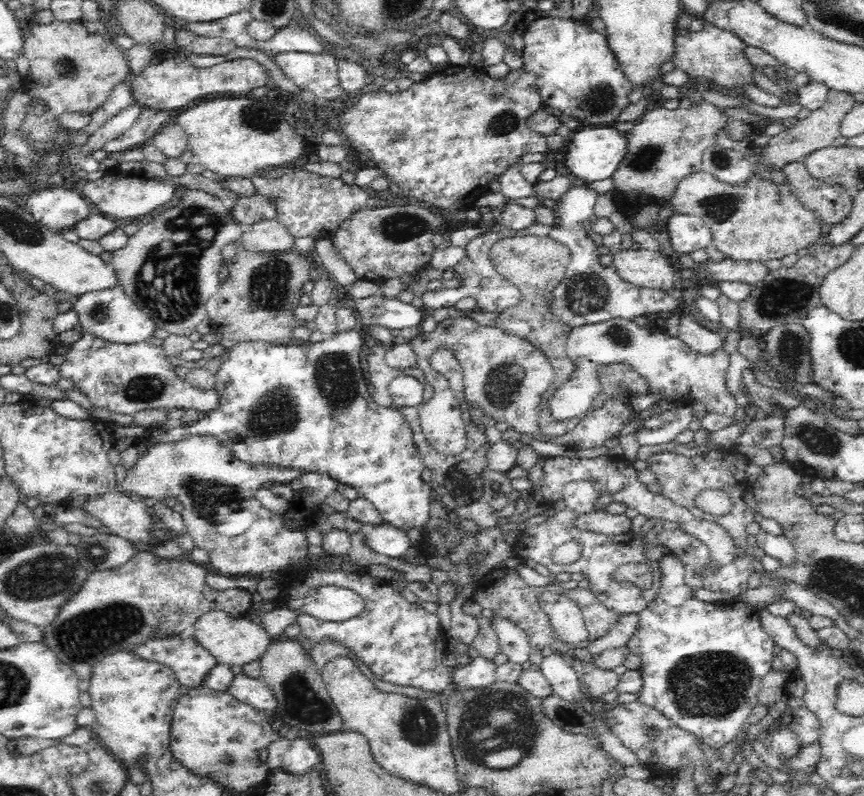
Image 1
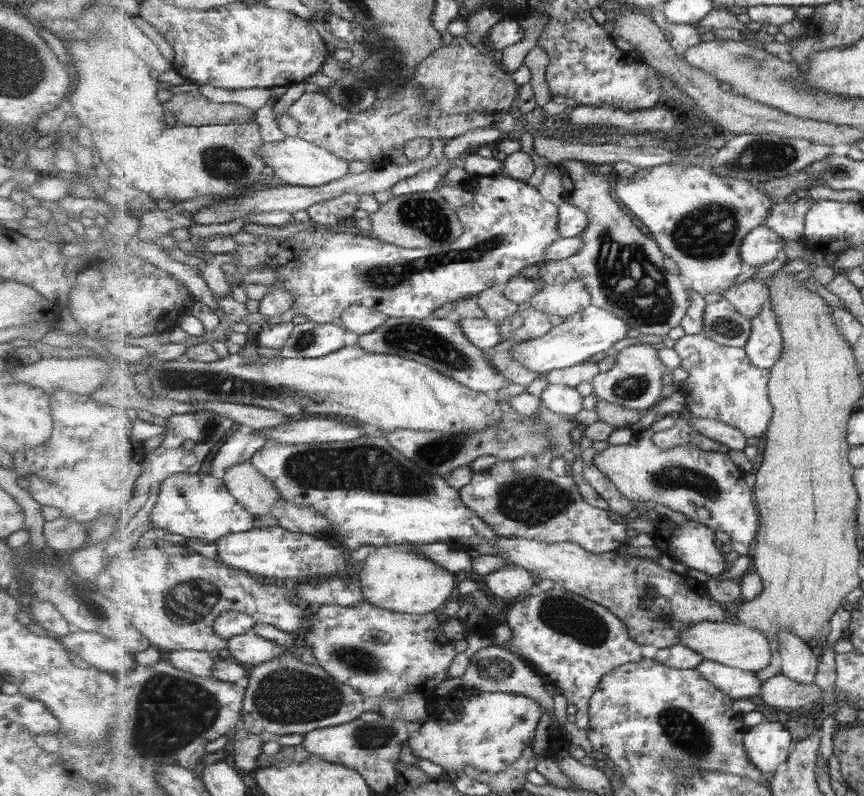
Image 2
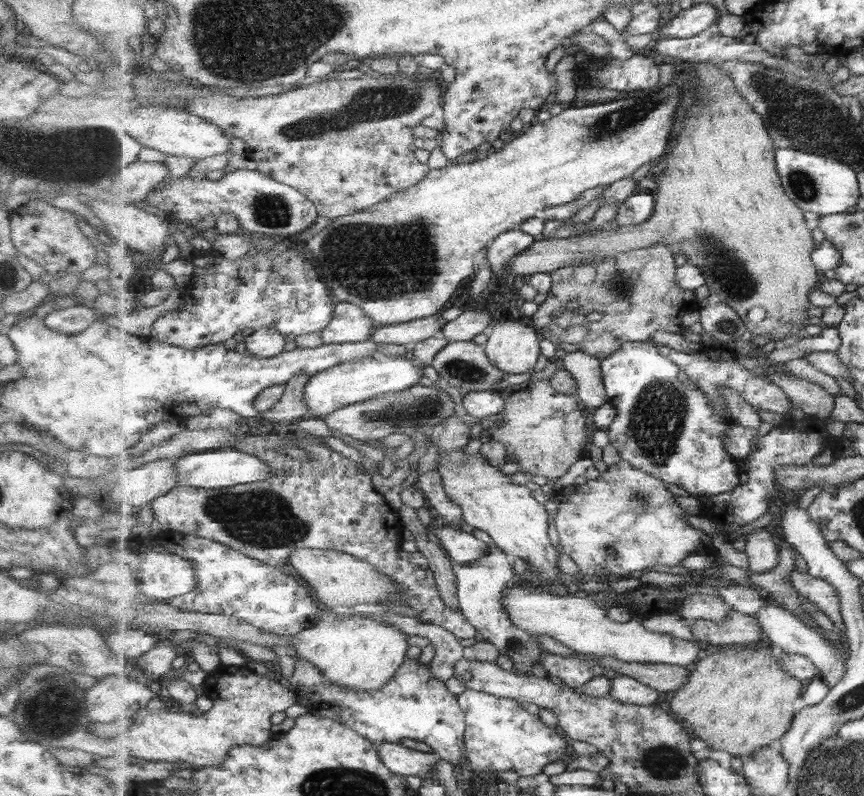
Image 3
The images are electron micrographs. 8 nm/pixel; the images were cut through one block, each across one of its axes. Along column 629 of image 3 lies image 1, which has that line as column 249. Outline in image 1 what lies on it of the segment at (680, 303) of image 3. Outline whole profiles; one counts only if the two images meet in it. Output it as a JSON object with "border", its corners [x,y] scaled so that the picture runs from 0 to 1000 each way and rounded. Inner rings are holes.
{"border":[[[279,303],[263,307],[257,314],[258,329],[265,337],[265,345],[256,354],[252,367],[240,379],[240,399],[245,408],[245,417],[256,417],[257,427],[253,430],[259,437],[287,430],[307,430],[316,433],[336,433],[339,417],[347,402],[340,398],[340,389],[345,387],[347,372],[352,368],[350,362],[359,352],[359,332],[354,320],[340,315],[319,318],[295,318],[285,314]]]}

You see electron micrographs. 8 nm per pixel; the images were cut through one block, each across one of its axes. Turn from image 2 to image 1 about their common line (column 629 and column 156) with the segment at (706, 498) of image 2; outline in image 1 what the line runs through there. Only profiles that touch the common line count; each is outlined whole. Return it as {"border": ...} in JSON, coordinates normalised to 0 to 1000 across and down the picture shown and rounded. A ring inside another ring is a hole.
{"border":[[[227,548],[225,550],[220,550],[220,553],[211,553],[211,555],[206,558],[175,558],[171,562],[164,562],[164,569],[160,574],[160,580],[157,580],[157,585],[147,593],[145,597],[140,597],[140,608],[138,611],[138,616],[142,619],[147,621],[159,621],[161,624],[166,626],[194,626],[201,624],[206,628],[207,632],[212,634],[212,639],[209,641],[209,647],[212,648],[212,655],[214,658],[214,665],[216,666],[218,672],[222,675],[225,687],[236,690],[241,692],[243,696],[242,710],[241,712],[259,724],[267,725],[278,725],[278,724],[289,724],[292,726],[301,724],[303,719],[308,720],[319,720],[323,719],[326,722],[331,722],[343,717],[343,709],[345,706],[350,706],[350,704],[354,704],[356,700],[356,678],[354,677],[354,671],[352,666],[345,668],[340,665],[333,665],[330,658],[329,647],[317,644],[310,638],[303,637],[303,633],[294,624],[296,617],[301,614],[304,607],[309,607],[311,604],[317,608],[332,608],[333,606],[338,606],[338,603],[343,603],[343,601],[350,601],[350,598],[354,598],[354,592],[347,592],[347,589],[340,589],[340,587],[333,587],[329,584],[322,583],[313,583],[304,582],[299,584],[292,584],[289,582],[285,582],[282,579],[275,578],[272,574],[271,569],[266,563],[259,562],[249,549],[245,548]]]}

